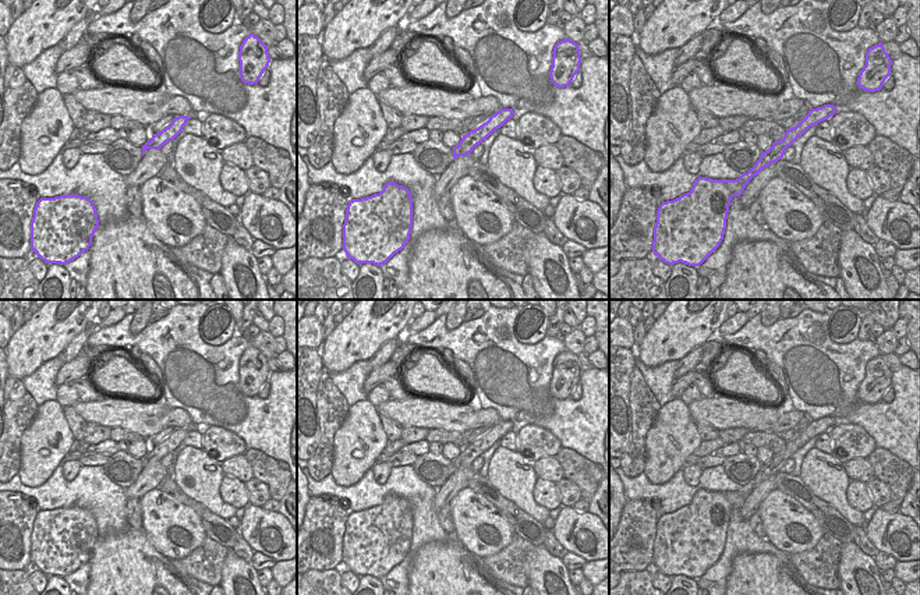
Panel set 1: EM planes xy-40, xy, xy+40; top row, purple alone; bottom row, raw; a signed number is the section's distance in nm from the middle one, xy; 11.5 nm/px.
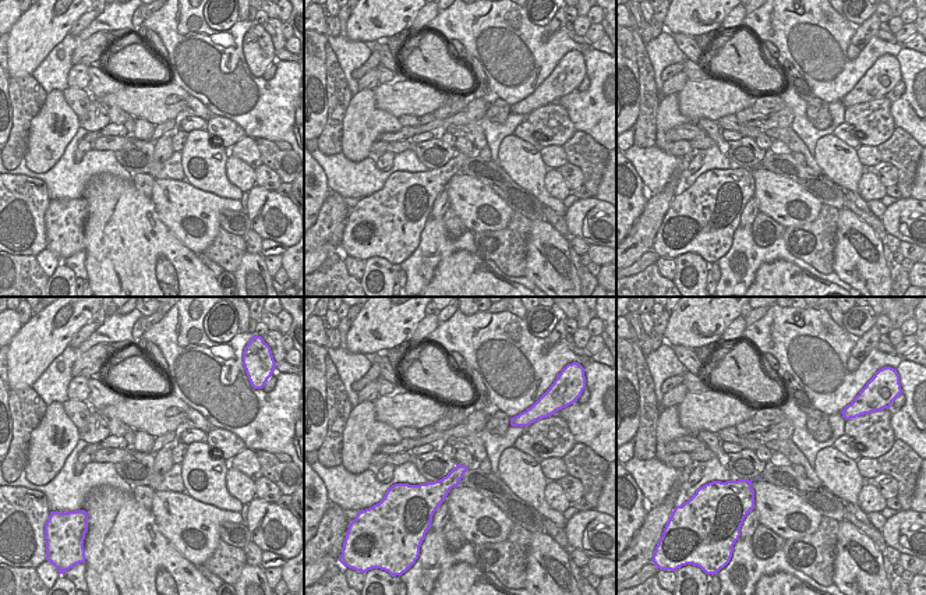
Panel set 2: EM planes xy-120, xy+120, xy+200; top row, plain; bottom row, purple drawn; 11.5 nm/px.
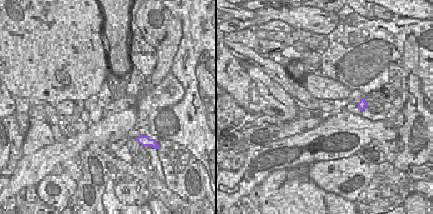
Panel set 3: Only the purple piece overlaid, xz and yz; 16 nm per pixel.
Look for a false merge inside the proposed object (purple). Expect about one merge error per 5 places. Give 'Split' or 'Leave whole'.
Leave whole

